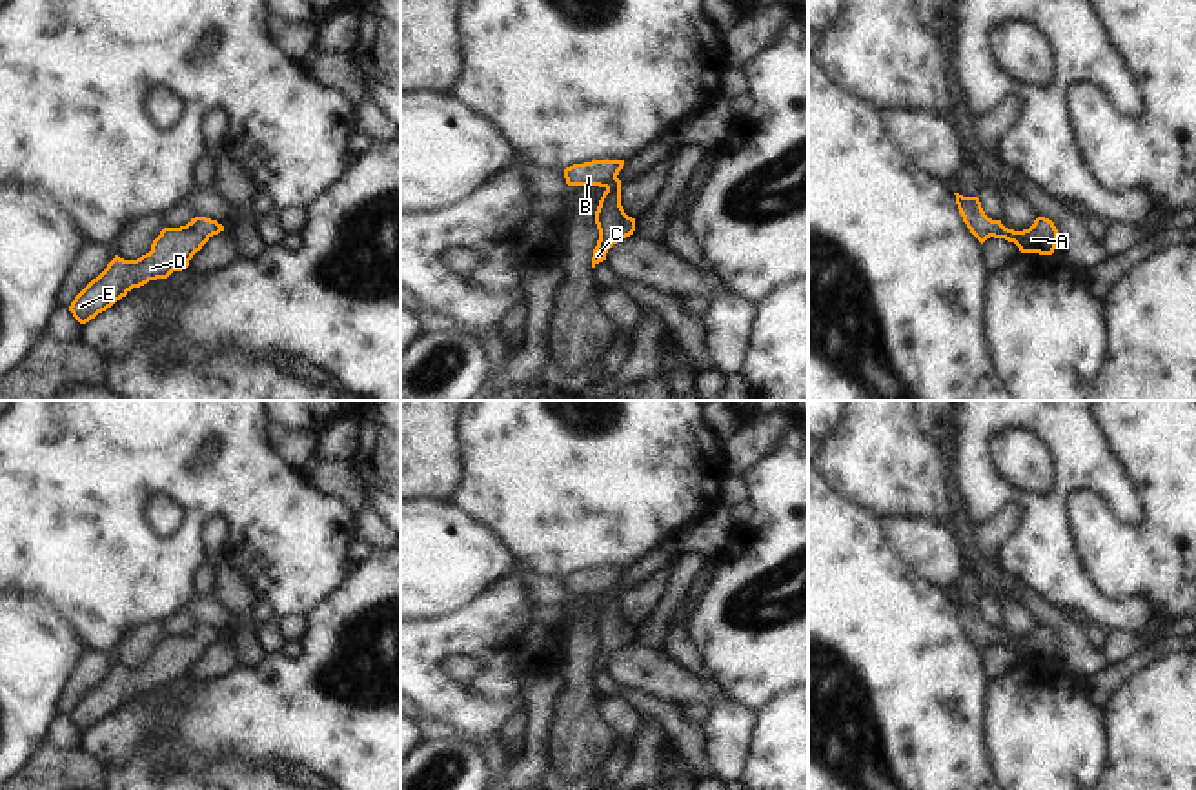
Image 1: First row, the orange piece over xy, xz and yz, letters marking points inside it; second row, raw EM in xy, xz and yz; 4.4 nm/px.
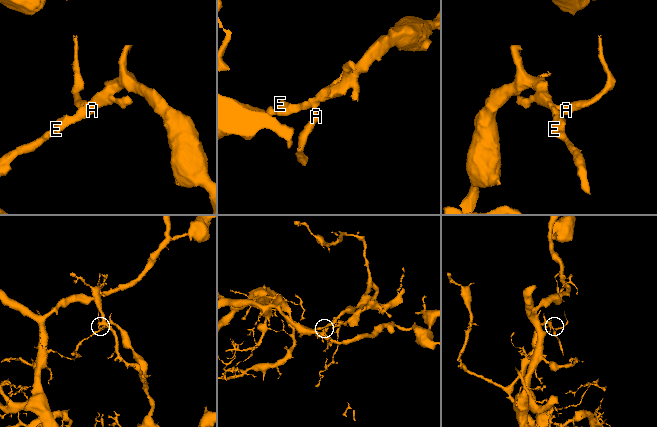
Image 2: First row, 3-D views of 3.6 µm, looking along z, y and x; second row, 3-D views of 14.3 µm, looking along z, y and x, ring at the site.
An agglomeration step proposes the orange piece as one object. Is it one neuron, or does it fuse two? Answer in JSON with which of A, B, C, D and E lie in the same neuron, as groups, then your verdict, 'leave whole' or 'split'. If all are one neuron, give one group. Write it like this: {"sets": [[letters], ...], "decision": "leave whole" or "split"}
{"sets": [["A", "B", "C", "D", "E"]], "decision": "leave whole"}

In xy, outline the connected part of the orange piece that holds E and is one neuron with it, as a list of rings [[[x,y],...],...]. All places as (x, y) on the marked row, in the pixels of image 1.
[[[195,217],[180,228],[164,228],[153,240],[151,251],[140,258],[124,260],[115,255],[107,268],[75,297],[69,311],[80,324],[89,322],[133,288],[186,269],[193,255],[220,231],[224,226],[206,217]]]

